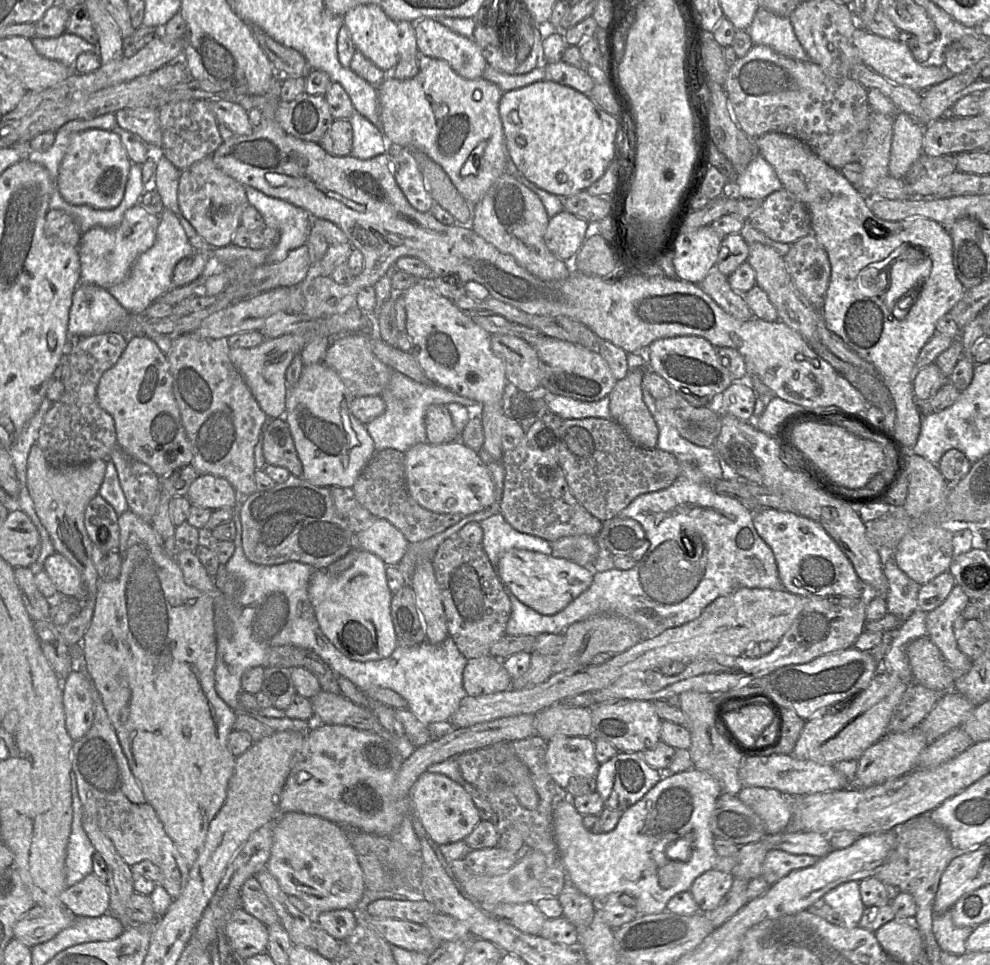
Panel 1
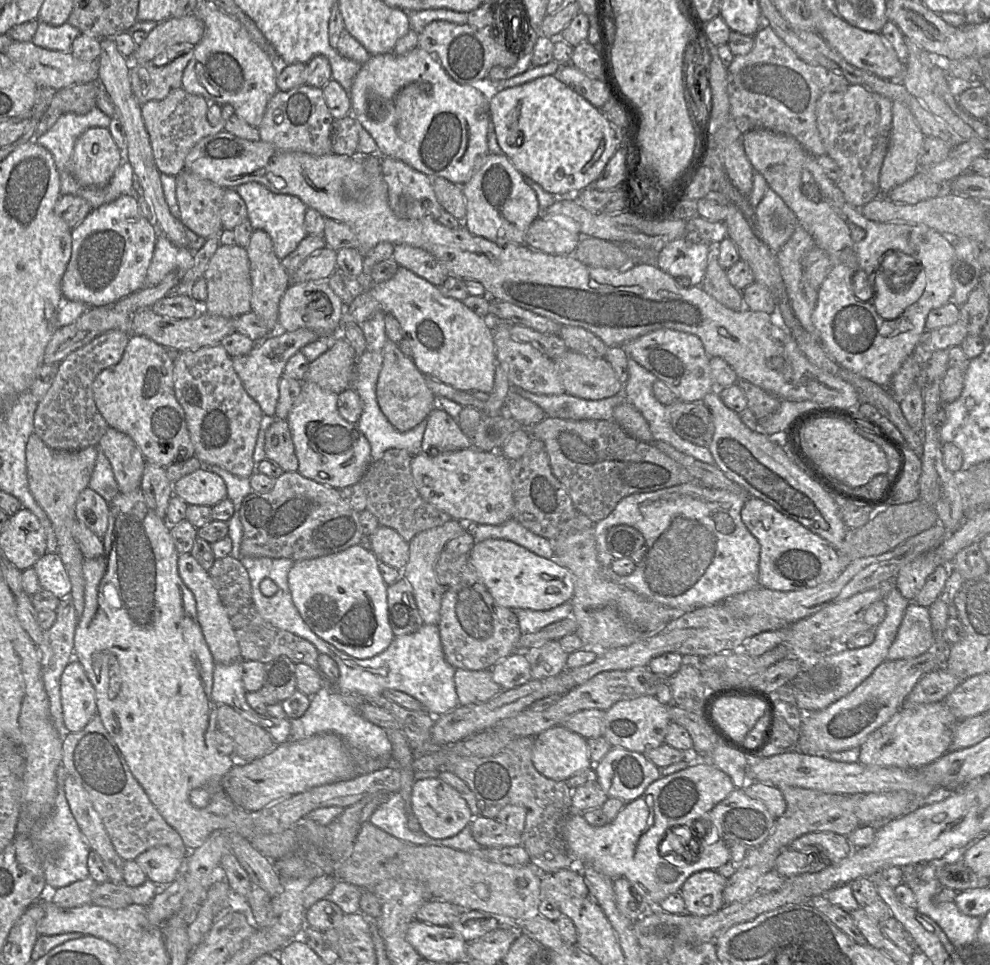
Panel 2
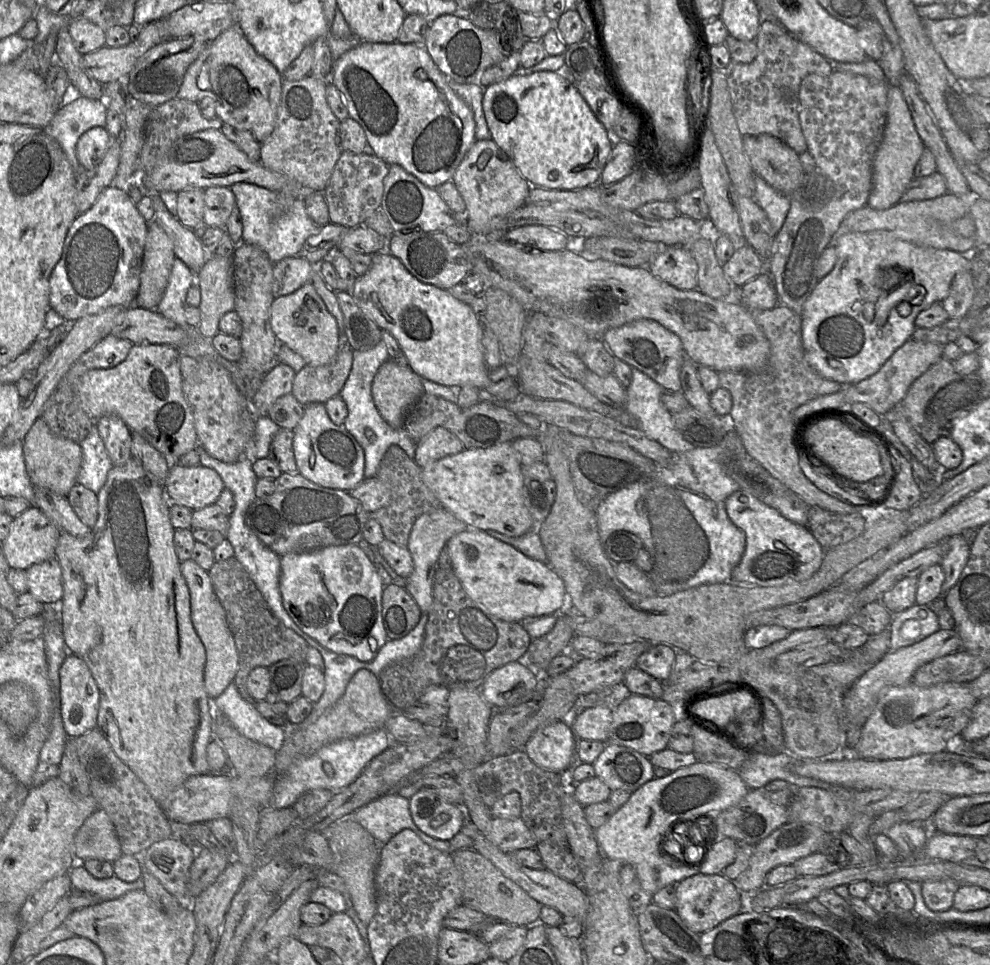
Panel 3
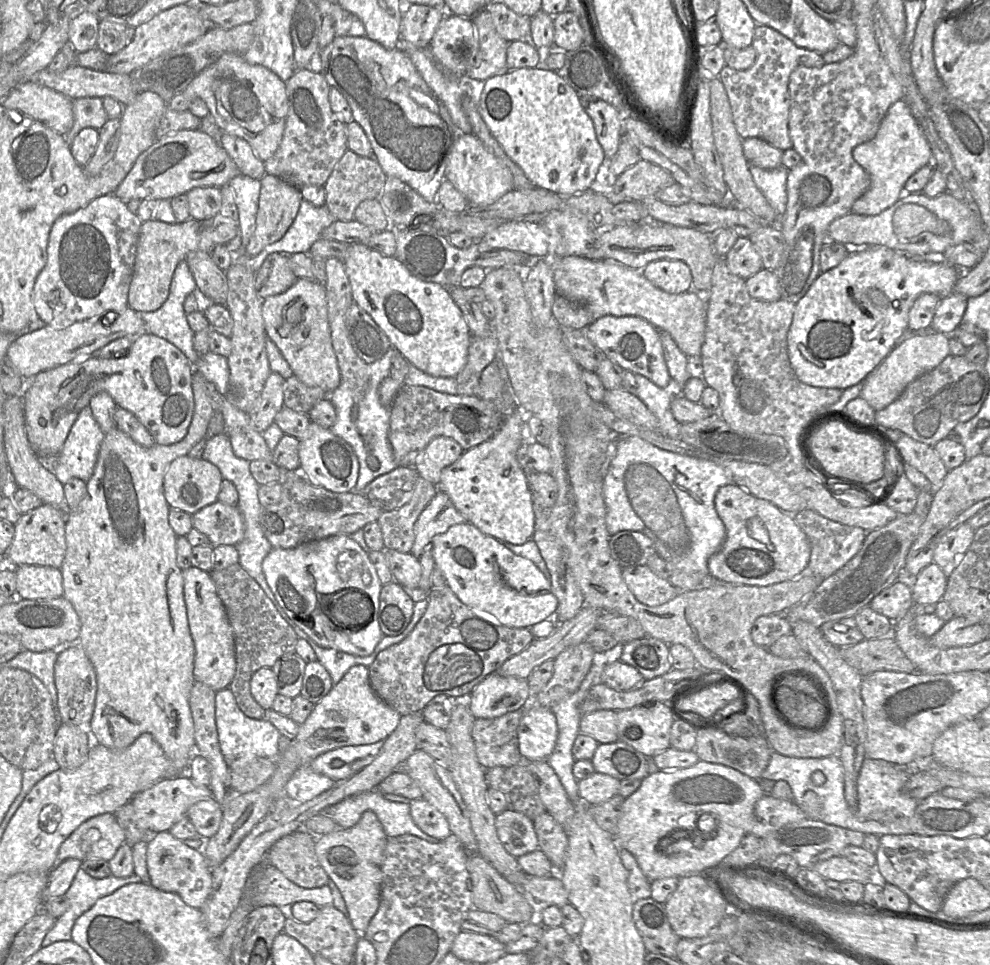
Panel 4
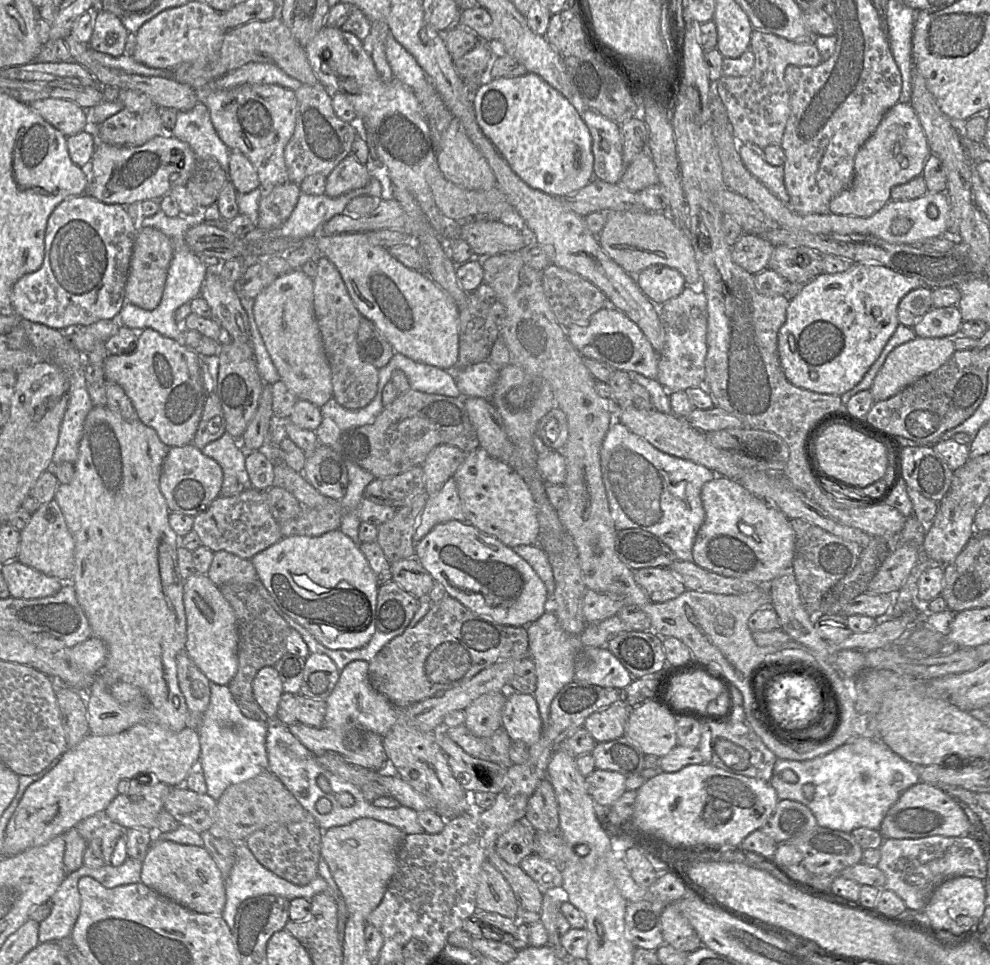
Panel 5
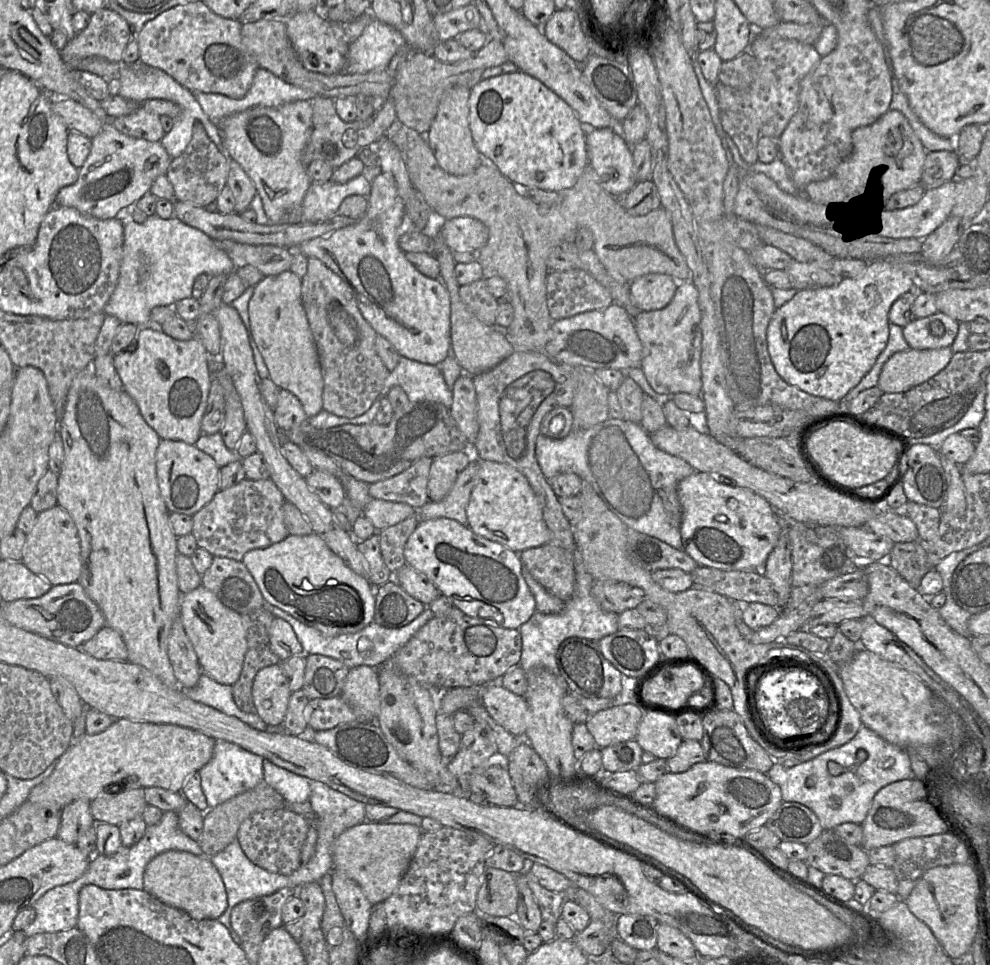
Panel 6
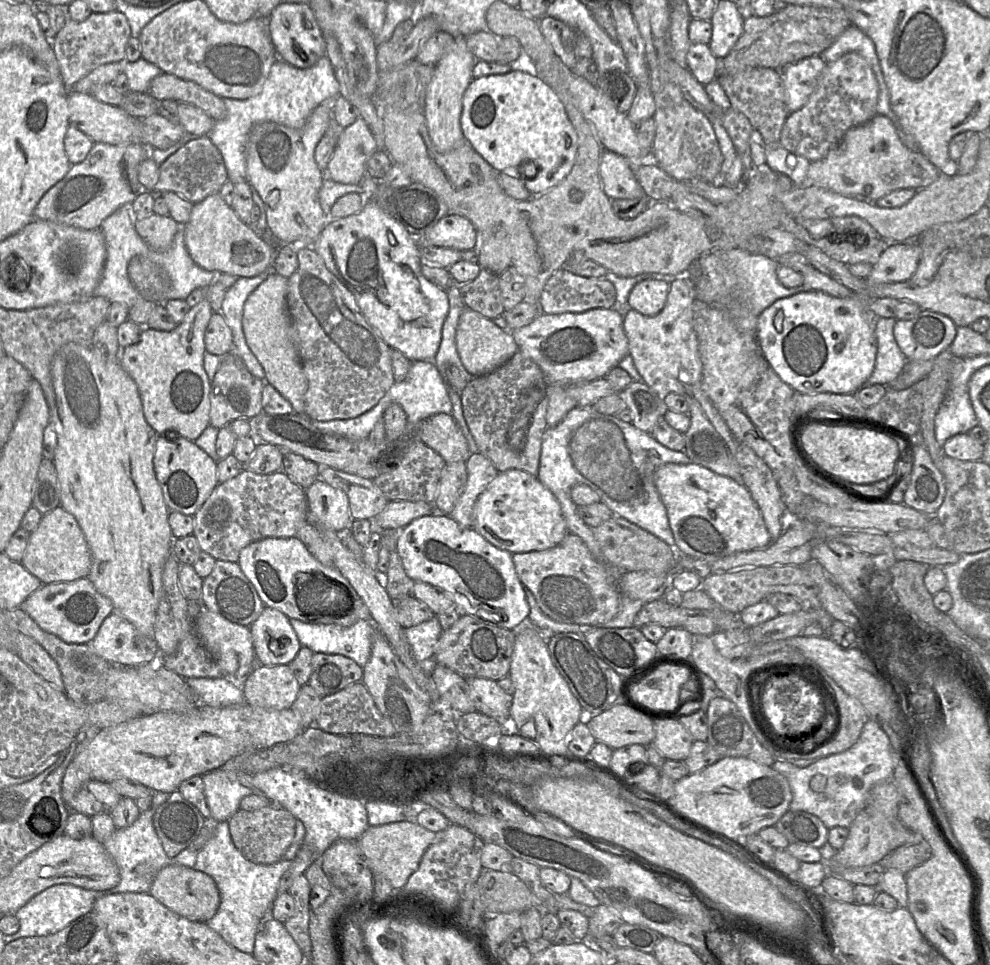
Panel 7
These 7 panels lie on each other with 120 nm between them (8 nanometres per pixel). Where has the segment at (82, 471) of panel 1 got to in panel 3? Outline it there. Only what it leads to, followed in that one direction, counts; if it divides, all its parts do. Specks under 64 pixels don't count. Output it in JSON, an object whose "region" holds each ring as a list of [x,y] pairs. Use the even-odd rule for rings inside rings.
{"region":[[[42,418],[35,420],[25,436],[23,455],[27,473],[34,487],[44,488],[67,497],[71,488],[77,484],[82,463],[80,442],[55,435]]]}

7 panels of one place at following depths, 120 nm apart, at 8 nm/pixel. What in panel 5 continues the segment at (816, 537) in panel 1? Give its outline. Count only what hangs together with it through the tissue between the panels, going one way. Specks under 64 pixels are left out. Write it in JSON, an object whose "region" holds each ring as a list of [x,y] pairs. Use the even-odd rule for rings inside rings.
{"region":[[[716,476],[703,485],[701,500],[705,520],[692,547],[692,561],[695,564],[723,576],[750,580],[760,585],[767,585],[781,571],[792,566],[796,536],[790,519],[777,506],[755,496],[738,482],[723,476]]]}

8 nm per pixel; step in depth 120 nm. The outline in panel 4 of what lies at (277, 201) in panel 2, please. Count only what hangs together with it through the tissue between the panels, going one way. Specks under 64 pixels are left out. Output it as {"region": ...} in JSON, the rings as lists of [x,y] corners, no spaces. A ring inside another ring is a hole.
{"region":[[[238,175],[229,181],[228,186],[238,208],[239,232],[242,238],[240,249],[244,249],[256,227],[261,181]],[[303,199],[293,223],[281,239],[267,245],[252,258],[237,255],[234,263],[242,264],[252,272],[256,272],[271,253],[308,254],[312,244],[320,238],[323,230],[335,221],[337,220],[326,205],[316,207]]]}

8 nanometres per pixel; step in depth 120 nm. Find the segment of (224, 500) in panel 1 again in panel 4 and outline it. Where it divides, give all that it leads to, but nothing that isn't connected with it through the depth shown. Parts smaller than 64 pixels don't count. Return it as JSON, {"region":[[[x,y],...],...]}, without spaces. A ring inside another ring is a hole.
{"region":[[[184,455],[173,460],[164,474],[164,497],[170,509],[181,510],[192,515],[218,500],[222,480],[219,469],[212,463],[202,458]]]}

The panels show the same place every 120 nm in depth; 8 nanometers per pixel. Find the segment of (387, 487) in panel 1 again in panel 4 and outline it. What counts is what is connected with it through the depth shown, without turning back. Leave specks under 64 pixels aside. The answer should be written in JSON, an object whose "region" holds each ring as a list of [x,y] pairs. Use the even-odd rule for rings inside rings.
{"region":[[[419,476],[414,493],[406,504],[381,513],[377,523],[381,528],[384,549],[411,552],[415,539],[415,523],[437,491],[437,486]]]}

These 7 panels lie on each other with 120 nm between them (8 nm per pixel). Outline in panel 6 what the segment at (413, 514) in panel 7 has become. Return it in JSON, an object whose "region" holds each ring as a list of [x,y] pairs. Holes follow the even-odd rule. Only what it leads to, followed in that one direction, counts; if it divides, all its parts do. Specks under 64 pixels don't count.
{"region":[[[371,499],[363,510],[376,530],[393,526],[416,512],[409,504],[381,499]]]}

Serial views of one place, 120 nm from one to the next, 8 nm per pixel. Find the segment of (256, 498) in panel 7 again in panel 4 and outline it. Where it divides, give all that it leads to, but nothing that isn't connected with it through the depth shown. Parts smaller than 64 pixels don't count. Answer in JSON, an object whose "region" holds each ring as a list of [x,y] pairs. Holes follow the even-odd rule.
{"region":[[[218,500],[192,514],[192,527],[206,535],[213,547],[235,546],[245,534],[245,522],[238,507]]]}

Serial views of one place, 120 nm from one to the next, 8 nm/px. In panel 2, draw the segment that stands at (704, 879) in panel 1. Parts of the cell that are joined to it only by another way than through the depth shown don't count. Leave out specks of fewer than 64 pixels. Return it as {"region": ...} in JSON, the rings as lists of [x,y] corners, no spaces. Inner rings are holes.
{"region":[[[702,870],[692,874],[680,889],[685,913],[708,916],[718,912],[726,905],[723,898],[726,883],[727,879],[717,870]]]}

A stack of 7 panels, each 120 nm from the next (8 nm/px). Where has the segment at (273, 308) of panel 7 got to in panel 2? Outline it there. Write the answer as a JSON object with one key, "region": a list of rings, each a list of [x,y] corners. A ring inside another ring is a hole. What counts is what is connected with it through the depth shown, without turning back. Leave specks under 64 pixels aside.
{"region":[[[311,280],[288,287],[279,305],[278,323],[280,331],[295,331],[299,328],[314,330],[319,336],[326,336],[340,329],[344,303],[332,290],[328,280]]]}

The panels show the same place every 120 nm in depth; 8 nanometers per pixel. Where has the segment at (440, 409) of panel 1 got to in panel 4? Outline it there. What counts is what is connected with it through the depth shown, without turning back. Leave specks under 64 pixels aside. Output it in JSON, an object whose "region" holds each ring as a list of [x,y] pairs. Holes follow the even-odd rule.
{"region":[[[439,436],[430,441],[415,462],[419,475],[434,485],[438,485],[444,468],[459,459],[464,452],[454,439]]]}

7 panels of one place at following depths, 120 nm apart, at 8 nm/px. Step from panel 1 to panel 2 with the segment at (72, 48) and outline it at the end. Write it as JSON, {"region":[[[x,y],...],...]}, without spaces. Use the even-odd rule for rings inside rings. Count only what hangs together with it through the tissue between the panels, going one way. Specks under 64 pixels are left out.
{"region":[[[68,21],[60,26],[39,22],[38,29],[31,42],[48,50],[69,52],[74,39],[82,32]]]}

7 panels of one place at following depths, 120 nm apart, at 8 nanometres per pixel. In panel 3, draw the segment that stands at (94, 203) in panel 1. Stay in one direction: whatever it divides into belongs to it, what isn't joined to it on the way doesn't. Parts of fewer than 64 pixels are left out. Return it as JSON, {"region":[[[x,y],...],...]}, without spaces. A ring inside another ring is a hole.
{"region":[[[93,127],[83,133],[76,145],[80,165],[86,170],[94,169],[104,158],[111,138],[105,127]]]}

